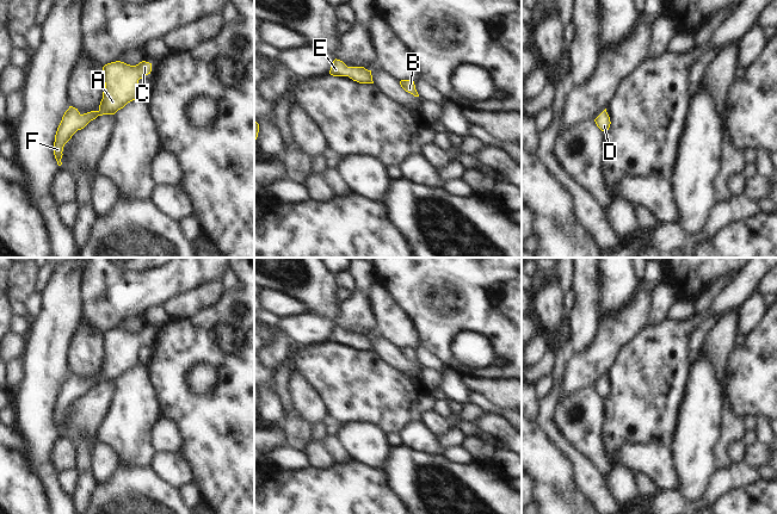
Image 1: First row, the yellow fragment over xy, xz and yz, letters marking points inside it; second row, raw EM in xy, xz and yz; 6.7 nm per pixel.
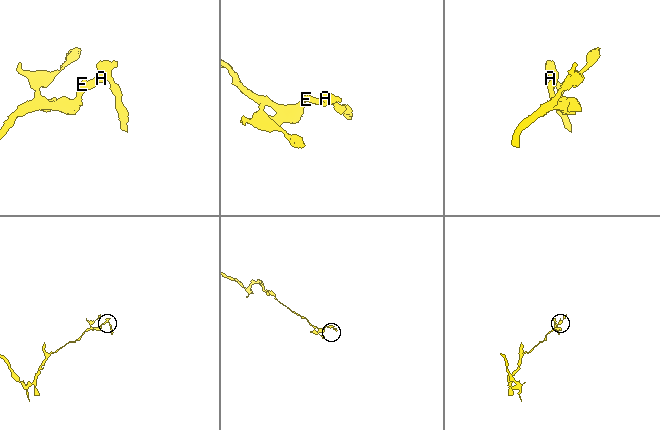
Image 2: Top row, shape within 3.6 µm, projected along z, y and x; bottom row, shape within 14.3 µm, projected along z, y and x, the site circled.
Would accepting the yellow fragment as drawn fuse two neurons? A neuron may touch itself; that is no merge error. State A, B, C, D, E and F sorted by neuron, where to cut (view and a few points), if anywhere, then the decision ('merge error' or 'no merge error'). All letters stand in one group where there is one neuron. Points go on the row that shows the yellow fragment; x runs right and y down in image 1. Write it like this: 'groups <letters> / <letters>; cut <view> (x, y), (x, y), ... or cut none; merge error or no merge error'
groups A B C D E F; cut none; no merge error

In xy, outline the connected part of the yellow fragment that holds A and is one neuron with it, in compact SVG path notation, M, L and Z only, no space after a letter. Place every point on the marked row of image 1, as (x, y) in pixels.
M121 61L107 63L103 67L105 89L98 111L81 114L78 109L69 106L64 112L57 128L54 142L54 155L57 165L61 166L64 144L78 131L84 129L91 120L103 114L115 114L128 103L136 100L138 80L150 74L152 63L142 61L130 66Z

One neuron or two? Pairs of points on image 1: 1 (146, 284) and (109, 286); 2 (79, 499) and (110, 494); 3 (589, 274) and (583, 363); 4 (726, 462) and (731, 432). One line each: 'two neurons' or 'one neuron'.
1: one neuron
2: two neurons
3: two neurons
4: one neuron

